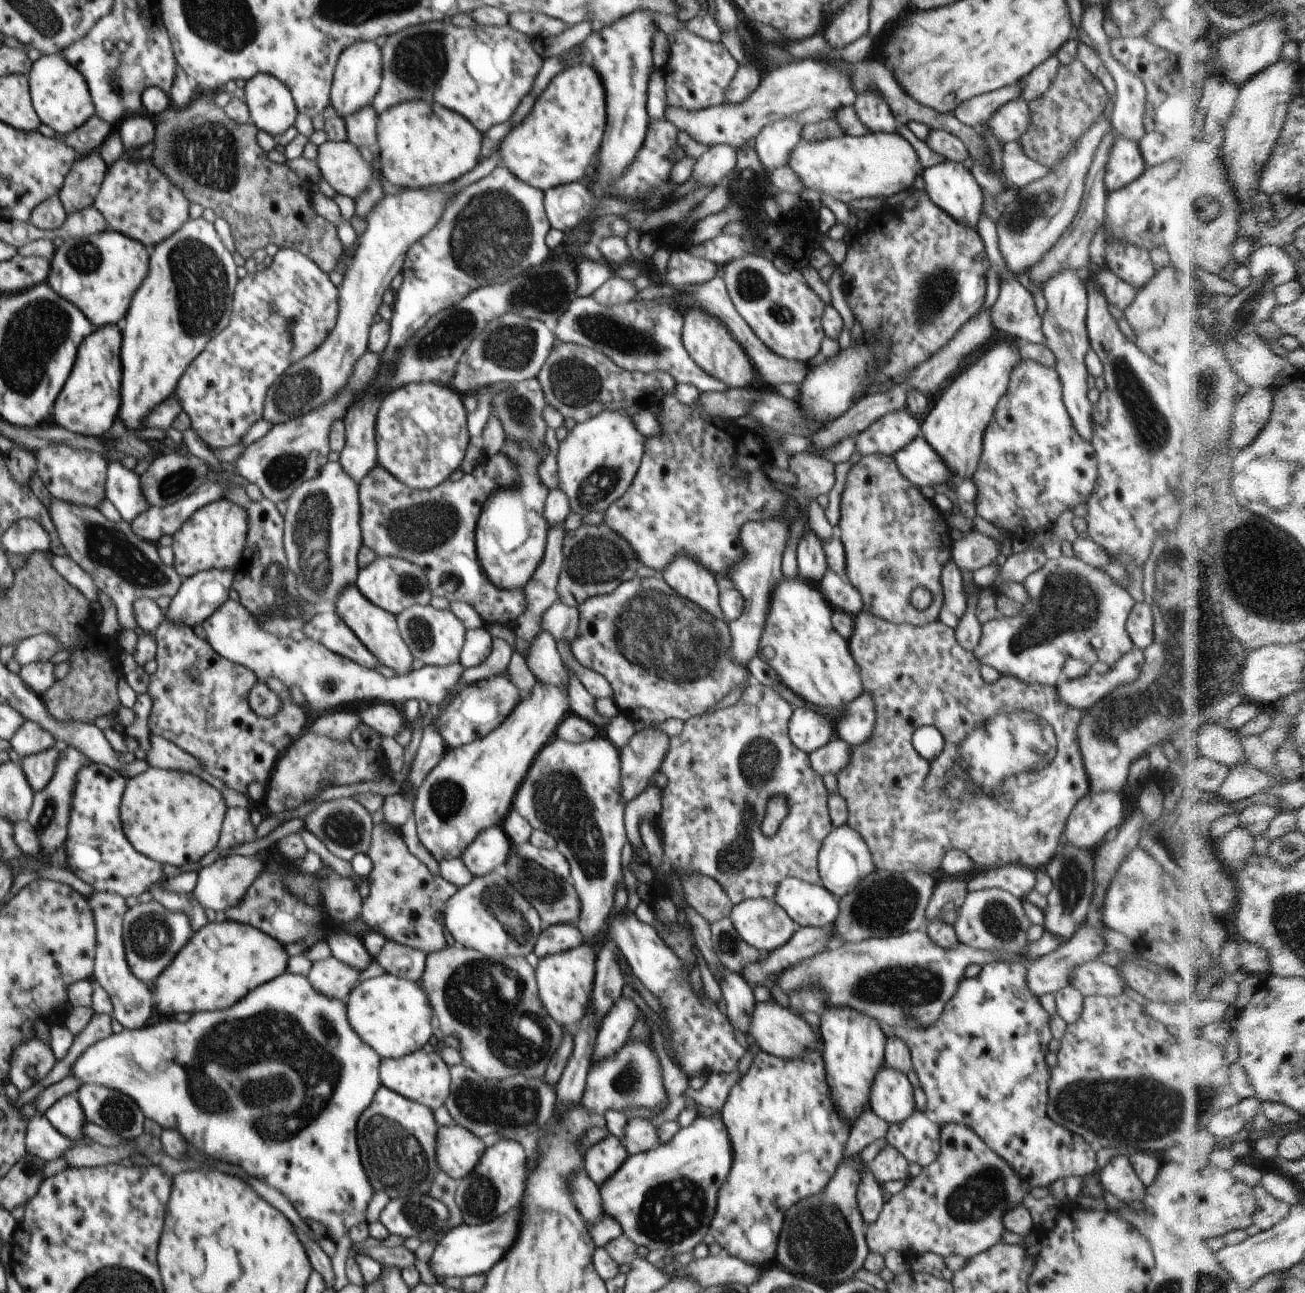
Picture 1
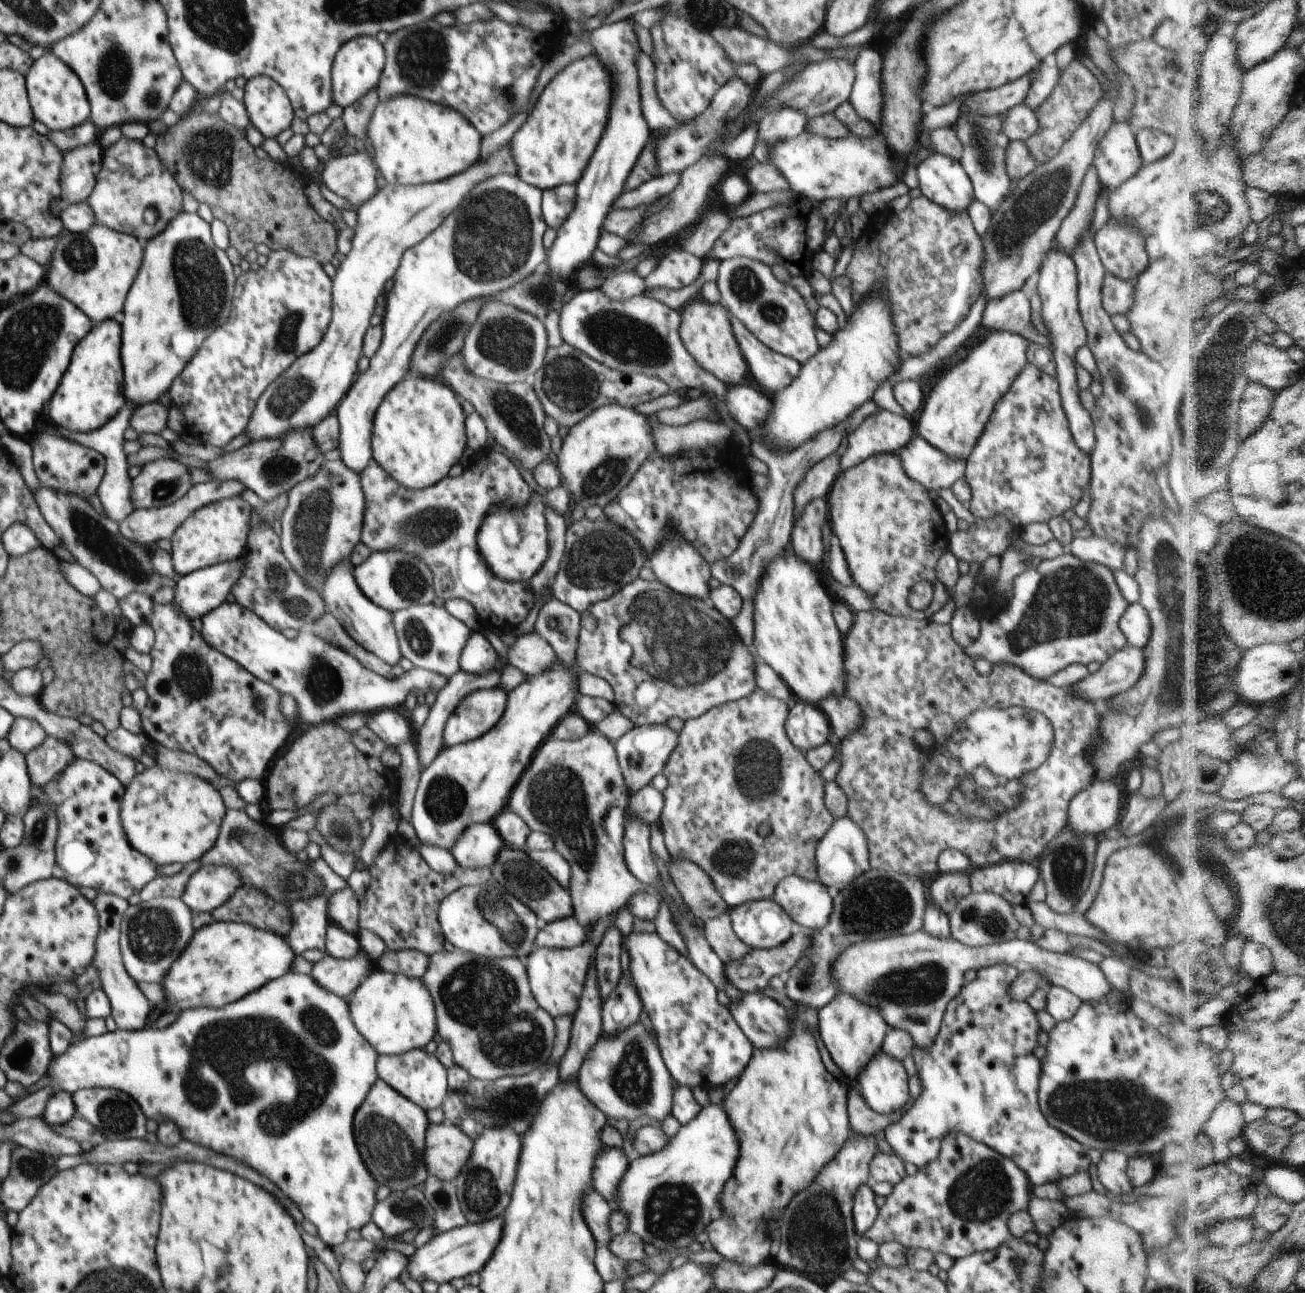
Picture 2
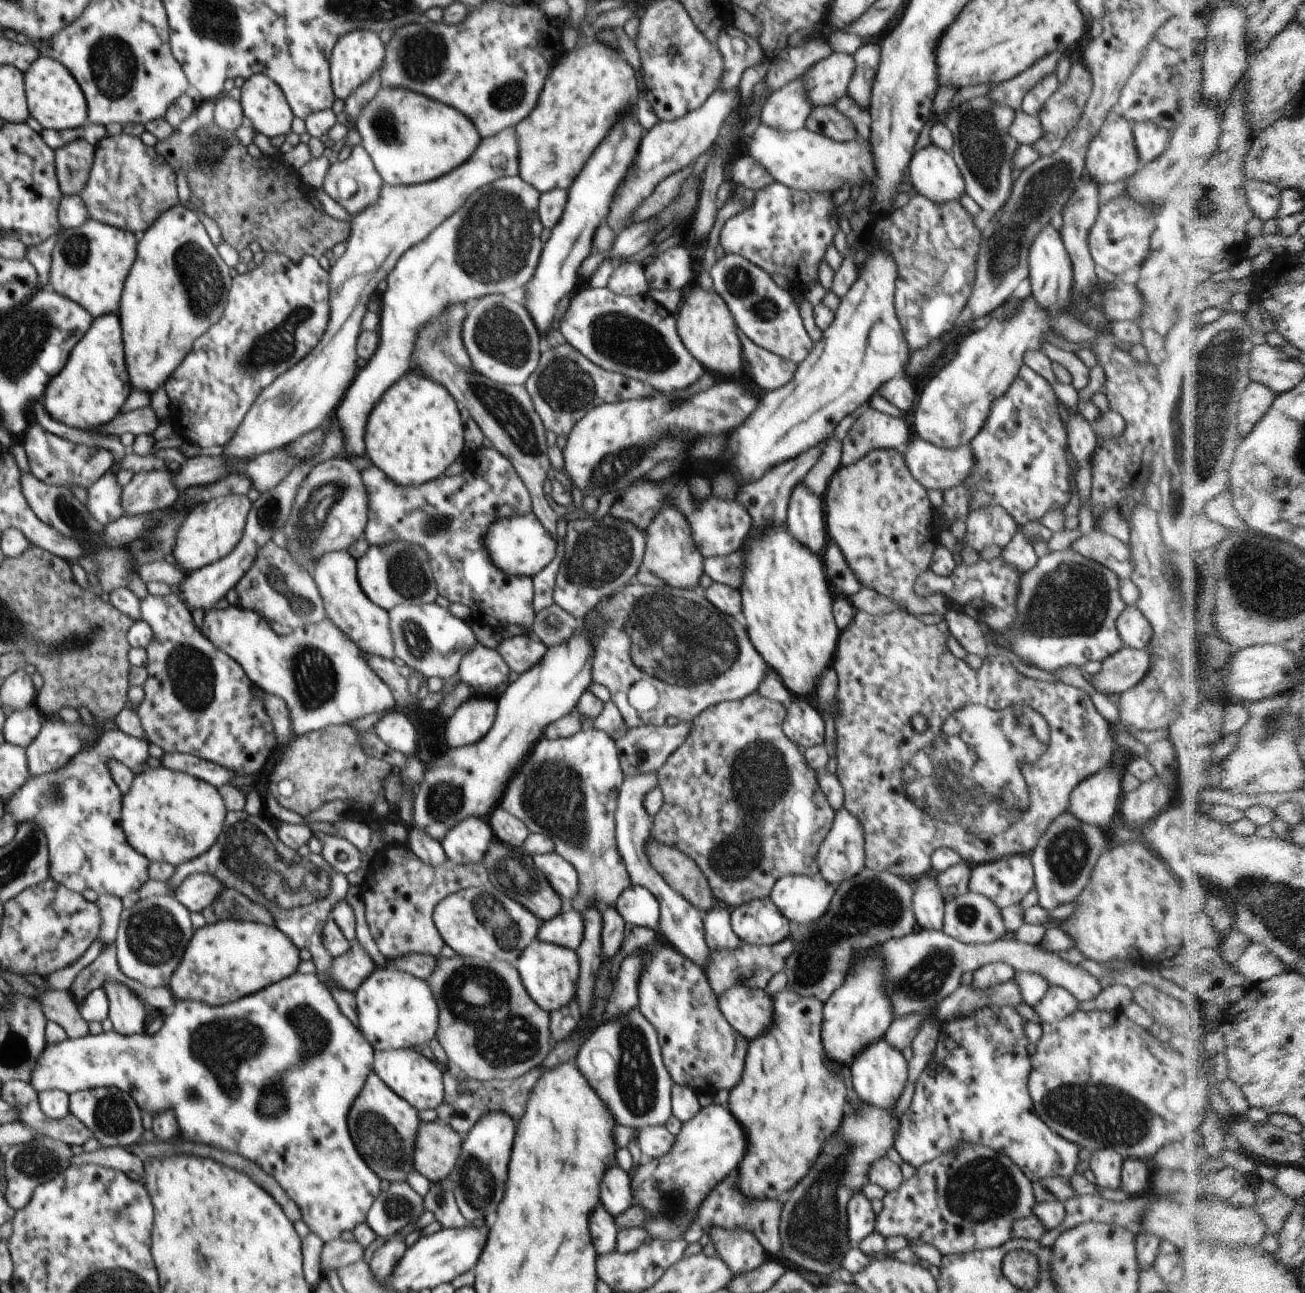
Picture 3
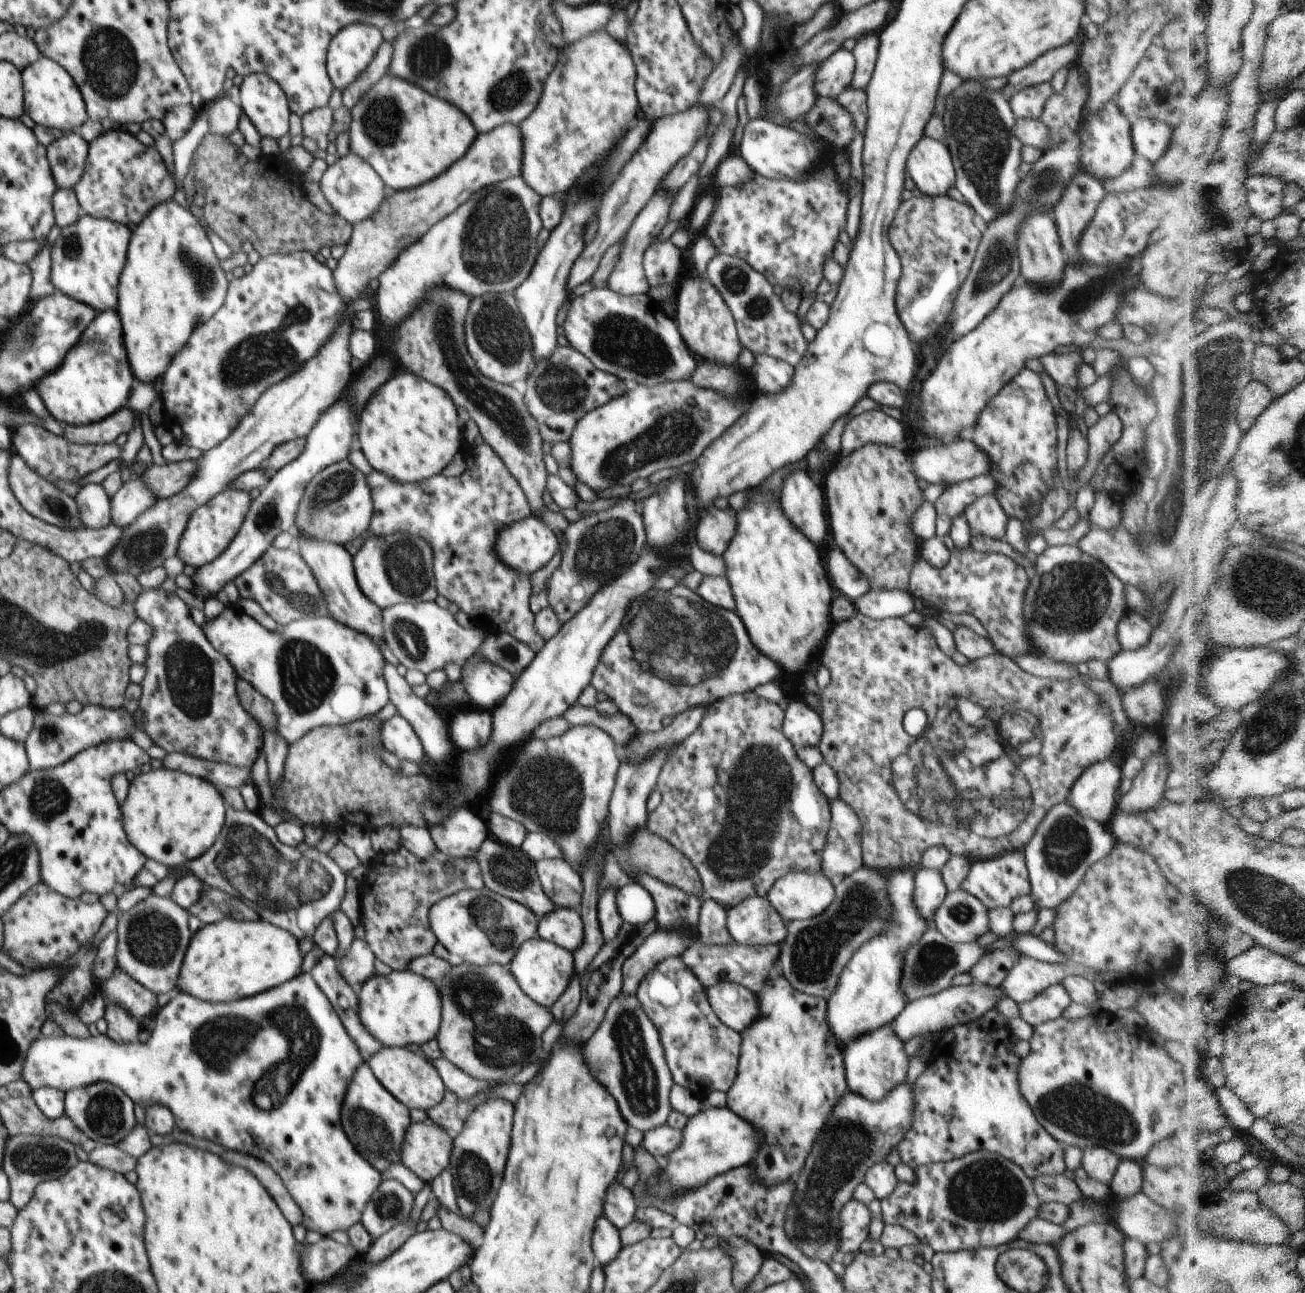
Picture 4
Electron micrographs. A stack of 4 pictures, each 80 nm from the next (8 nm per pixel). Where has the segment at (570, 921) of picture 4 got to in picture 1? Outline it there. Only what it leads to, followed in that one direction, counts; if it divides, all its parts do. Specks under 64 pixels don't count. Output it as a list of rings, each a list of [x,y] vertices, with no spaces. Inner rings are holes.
[[[554,924],[541,932],[535,948],[538,959],[549,955],[577,948],[583,944],[584,936],[578,930],[576,924]]]

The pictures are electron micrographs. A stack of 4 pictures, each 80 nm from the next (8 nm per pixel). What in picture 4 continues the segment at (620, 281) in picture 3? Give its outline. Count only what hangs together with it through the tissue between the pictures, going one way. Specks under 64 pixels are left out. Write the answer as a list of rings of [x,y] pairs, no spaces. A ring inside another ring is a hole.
[[[656,192],[654,198],[644,206],[644,210],[636,216],[632,228],[626,232],[624,236],[624,242],[622,242],[622,252],[620,252],[620,260],[616,262],[616,266],[612,270],[610,277],[607,280],[607,288],[610,288],[613,292],[620,295],[639,296],[640,294],[647,294],[650,290],[644,268],[642,264],[644,250],[648,248],[648,244],[652,241],[652,236],[656,238],[658,232],[666,226],[666,220],[668,220],[668,212],[670,212],[670,204],[672,204],[672,198],[662,194],[662,192]]]

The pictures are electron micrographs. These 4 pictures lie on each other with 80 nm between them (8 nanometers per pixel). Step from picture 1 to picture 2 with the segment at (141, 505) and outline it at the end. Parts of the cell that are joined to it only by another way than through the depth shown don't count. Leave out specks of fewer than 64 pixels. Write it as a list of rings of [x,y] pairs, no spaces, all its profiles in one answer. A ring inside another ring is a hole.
[[[127,402],[125,406],[120,408],[120,411],[116,414],[115,418],[112,418],[105,426],[102,426],[92,433],[72,433],[71,431],[58,428],[58,426],[52,423],[52,427],[58,429],[59,433],[64,438],[79,443],[84,447],[96,450],[99,454],[104,456],[104,459],[106,460],[105,467],[107,470],[104,474],[102,483],[98,488],[97,495],[107,512],[107,515],[104,516],[115,520],[118,523],[121,523],[125,518],[128,518],[134,510],[136,510],[131,499],[133,480],[131,480],[128,475],[128,469],[130,467],[127,464],[127,455],[123,450],[125,443],[124,433],[129,427],[129,418],[132,417],[135,410],[136,407]]]

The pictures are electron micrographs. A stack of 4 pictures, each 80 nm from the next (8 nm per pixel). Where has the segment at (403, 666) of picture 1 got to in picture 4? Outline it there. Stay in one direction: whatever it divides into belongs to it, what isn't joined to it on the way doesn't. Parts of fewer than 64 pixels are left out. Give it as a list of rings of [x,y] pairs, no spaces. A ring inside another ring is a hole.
[[[297,534],[295,537],[298,541],[301,558],[307,563],[324,594],[330,617],[347,628],[352,628],[352,630],[372,638],[372,642],[376,642],[376,646],[381,649],[382,644],[385,643],[384,632],[382,632],[382,610],[368,600],[358,587],[352,564],[353,557],[340,544],[334,544],[334,542],[322,540],[322,538],[320,540],[308,538],[304,534]]]

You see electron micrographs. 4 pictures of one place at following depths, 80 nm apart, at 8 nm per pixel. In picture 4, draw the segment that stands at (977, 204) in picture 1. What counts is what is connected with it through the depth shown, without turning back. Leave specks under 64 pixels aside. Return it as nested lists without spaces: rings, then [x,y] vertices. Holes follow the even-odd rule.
[[[927,135],[912,148],[906,170],[916,183],[916,192],[927,196],[945,196],[956,184],[956,172],[947,145]]]

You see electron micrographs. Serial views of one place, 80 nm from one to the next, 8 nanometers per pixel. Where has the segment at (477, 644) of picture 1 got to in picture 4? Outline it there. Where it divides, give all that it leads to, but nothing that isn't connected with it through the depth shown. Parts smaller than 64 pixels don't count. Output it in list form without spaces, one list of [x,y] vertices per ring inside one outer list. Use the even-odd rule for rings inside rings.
[[[474,654],[462,666],[462,682],[471,705],[493,712],[508,698],[516,678],[506,670]]]

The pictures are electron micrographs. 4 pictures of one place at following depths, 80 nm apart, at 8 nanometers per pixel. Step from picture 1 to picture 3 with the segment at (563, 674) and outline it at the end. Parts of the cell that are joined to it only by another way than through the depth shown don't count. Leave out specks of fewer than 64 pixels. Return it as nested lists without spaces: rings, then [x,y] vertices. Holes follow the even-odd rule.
[[[510,631],[505,634],[496,650],[509,670],[520,675],[540,662],[542,656],[548,652],[548,647],[534,635],[528,636]]]

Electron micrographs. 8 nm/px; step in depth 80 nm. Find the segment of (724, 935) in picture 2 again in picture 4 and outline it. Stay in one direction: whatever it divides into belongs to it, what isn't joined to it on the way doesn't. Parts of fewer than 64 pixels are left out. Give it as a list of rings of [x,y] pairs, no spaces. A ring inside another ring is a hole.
[[[703,899],[698,918],[698,941],[710,945],[726,945],[733,942],[726,928],[727,908],[713,899]]]

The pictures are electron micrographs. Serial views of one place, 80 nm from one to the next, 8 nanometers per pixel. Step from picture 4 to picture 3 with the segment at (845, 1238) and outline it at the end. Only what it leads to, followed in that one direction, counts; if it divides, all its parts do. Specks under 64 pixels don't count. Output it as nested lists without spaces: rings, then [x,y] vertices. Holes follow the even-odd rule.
[[[857,1192],[847,1206],[849,1239],[857,1246],[864,1237],[875,1230],[875,1218],[871,1200],[862,1192]]]

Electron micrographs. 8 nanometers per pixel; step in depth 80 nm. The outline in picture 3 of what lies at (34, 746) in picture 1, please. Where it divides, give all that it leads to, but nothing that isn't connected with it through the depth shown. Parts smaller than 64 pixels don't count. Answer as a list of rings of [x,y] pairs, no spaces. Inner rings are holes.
[[[33,704],[24,710],[12,712],[2,726],[1,732],[4,734],[5,742],[26,749],[28,744],[32,744],[32,740],[40,734],[42,718]]]

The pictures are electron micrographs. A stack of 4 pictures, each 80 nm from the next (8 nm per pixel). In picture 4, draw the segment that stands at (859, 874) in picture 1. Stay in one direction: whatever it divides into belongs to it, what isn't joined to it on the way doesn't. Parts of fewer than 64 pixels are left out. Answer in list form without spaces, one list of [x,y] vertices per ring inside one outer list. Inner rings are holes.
[[[840,798],[829,803],[831,824],[822,852],[821,873],[828,879],[848,877],[863,866],[862,824],[856,812]]]

